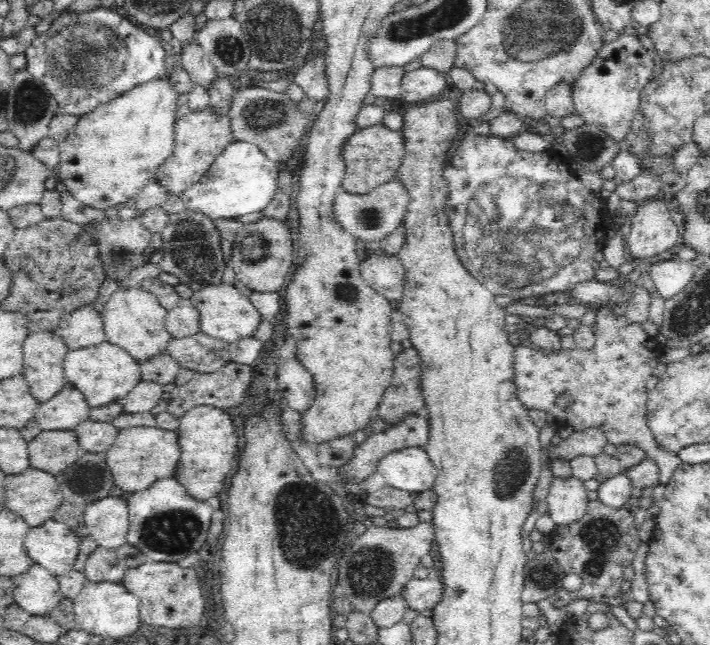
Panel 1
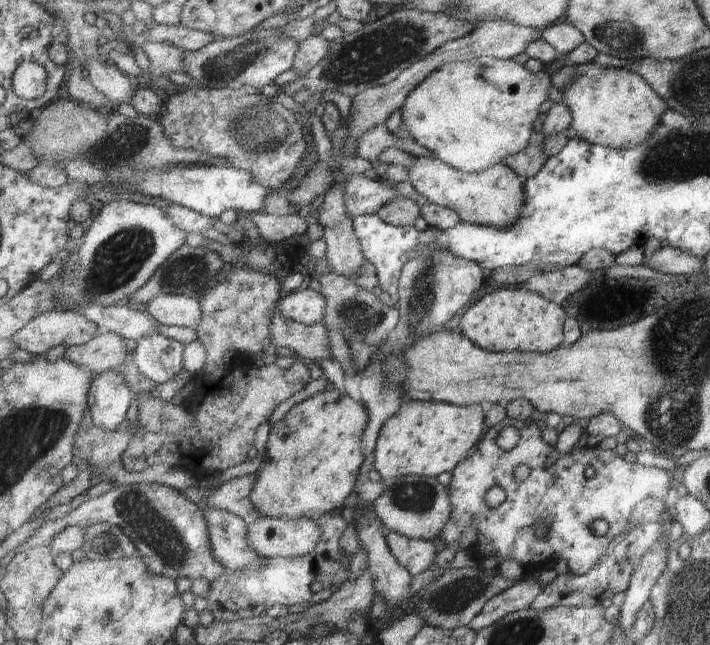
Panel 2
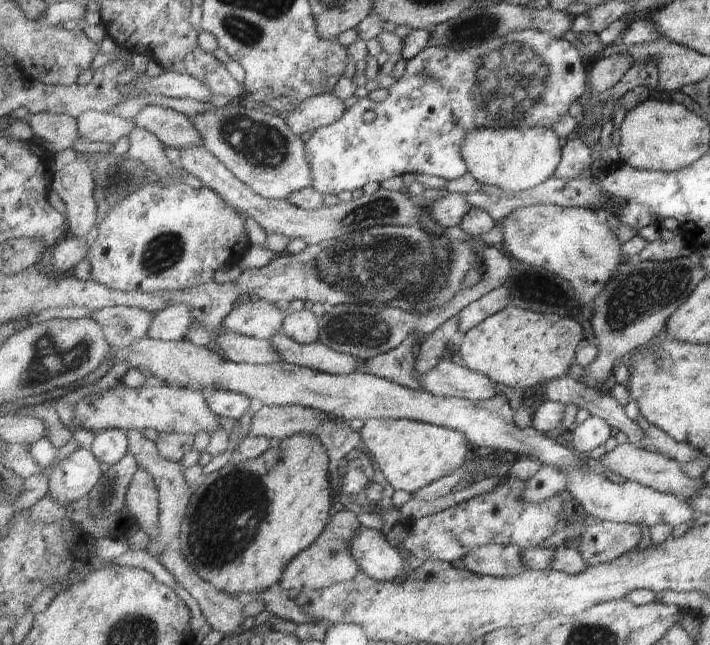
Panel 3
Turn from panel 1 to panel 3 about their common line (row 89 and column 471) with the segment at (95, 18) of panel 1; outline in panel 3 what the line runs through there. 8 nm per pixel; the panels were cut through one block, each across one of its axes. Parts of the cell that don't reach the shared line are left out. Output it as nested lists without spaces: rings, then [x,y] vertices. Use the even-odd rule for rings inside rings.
[[[511,32],[459,52],[430,44],[415,58],[406,61],[402,77],[389,89],[385,100],[374,102],[368,97],[358,98],[337,122],[314,132],[305,144],[305,156],[313,174],[311,188],[323,196],[337,195],[343,190],[355,192],[369,182],[379,184],[411,172],[423,172],[445,180],[461,178],[468,172],[461,146],[469,132],[479,128],[553,128],[569,114],[575,100],[582,102],[588,95],[587,84],[588,73],[579,50],[563,38],[551,38],[547,32]],[[369,110],[376,113],[376,119],[367,124],[365,112]]]

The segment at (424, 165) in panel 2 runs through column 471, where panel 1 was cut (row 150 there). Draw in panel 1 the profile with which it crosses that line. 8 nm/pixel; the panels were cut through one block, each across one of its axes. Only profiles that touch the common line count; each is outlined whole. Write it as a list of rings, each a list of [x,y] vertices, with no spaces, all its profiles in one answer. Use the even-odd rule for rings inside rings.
[[[209,105],[202,112],[188,112],[177,119],[174,124],[174,150],[173,153],[162,162],[154,176],[158,184],[166,189],[168,196],[181,194],[208,172],[215,158],[233,141],[230,132],[230,118],[219,118]]]

